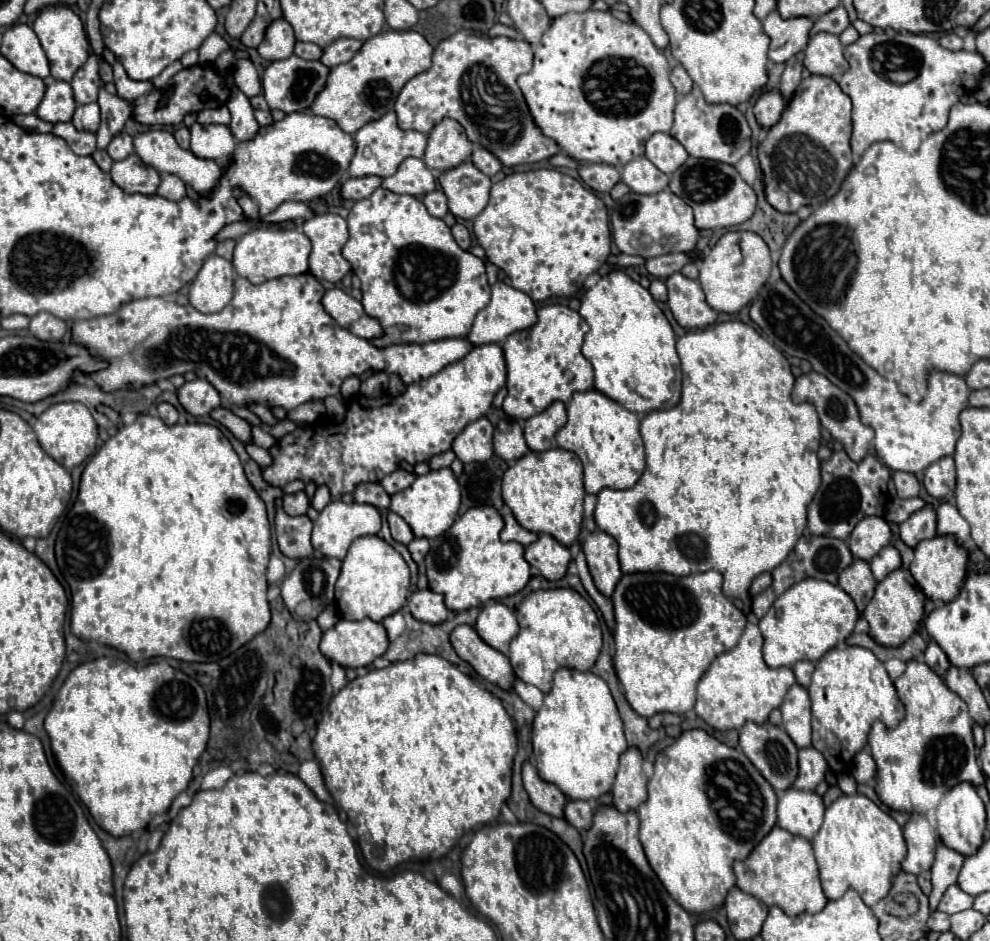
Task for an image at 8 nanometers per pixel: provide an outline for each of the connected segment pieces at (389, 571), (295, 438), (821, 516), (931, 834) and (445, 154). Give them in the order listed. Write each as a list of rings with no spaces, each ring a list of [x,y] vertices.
[[[362,536],[352,542],[346,558],[342,560],[340,578],[336,582],[336,606],[344,620],[372,618],[374,622],[404,608],[410,594],[410,568],[404,558],[382,538]]]
[[[498,344],[476,346],[462,360],[448,364],[438,374],[424,378],[420,382],[412,382],[406,386],[404,394],[392,396],[382,394],[378,398],[354,396],[346,400],[346,416],[340,424],[322,424],[322,426],[306,426],[300,424],[294,432],[276,440],[270,448],[272,464],[262,468],[262,476],[270,486],[284,488],[288,482],[302,480],[314,482],[316,486],[328,486],[332,498],[340,498],[342,494],[352,494],[362,482],[380,482],[386,474],[394,472],[398,464],[404,460],[408,464],[428,462],[432,456],[438,456],[450,450],[454,438],[466,428],[466,424],[482,418],[496,392],[506,384],[506,362],[502,358],[502,348]]]
[[[844,450],[832,452],[832,456],[822,462],[822,484],[808,506],[808,530],[812,534],[844,540],[864,516],[882,516],[884,504],[888,502],[888,478],[890,470],[872,454],[868,454],[862,462],[852,462]]]
[[[912,816],[904,826],[904,838],[908,844],[908,854],[902,862],[902,870],[910,874],[926,872],[934,864],[938,844],[934,826],[924,816]]]
[[[444,118],[428,134],[424,162],[432,172],[438,174],[462,162],[468,162],[470,154],[472,154],[472,142],[466,138],[462,126],[452,118]]]

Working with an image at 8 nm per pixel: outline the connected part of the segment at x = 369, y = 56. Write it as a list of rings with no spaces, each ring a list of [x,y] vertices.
[[[414,30],[380,32],[368,38],[362,50],[350,62],[332,68],[326,90],[318,94],[310,110],[318,116],[332,118],[344,132],[354,134],[366,122],[380,118],[394,108],[402,86],[432,66],[432,52],[434,48],[426,42],[426,38]]]

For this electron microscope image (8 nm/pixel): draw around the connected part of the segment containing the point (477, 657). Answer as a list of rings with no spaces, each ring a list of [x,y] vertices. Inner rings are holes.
[[[458,626],[452,636],[452,646],[456,650],[456,654],[466,660],[482,678],[486,678],[488,682],[504,688],[504,690],[512,690],[516,684],[516,674],[514,668],[508,660],[508,656],[504,656],[502,652],[494,650],[492,646],[488,646],[472,626]]]

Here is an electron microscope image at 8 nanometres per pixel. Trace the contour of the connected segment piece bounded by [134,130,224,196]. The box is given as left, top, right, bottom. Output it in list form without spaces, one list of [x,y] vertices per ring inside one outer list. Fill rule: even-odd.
[[[148,130],[142,132],[134,138],[134,152],[154,170],[158,170],[160,174],[174,174],[178,178],[182,178],[184,184],[192,186],[200,196],[210,196],[212,190],[216,188],[216,184],[220,182],[224,168],[220,164],[216,164],[214,160],[206,160],[206,158],[198,158],[192,154],[192,150],[182,150],[174,136],[168,130]]]

